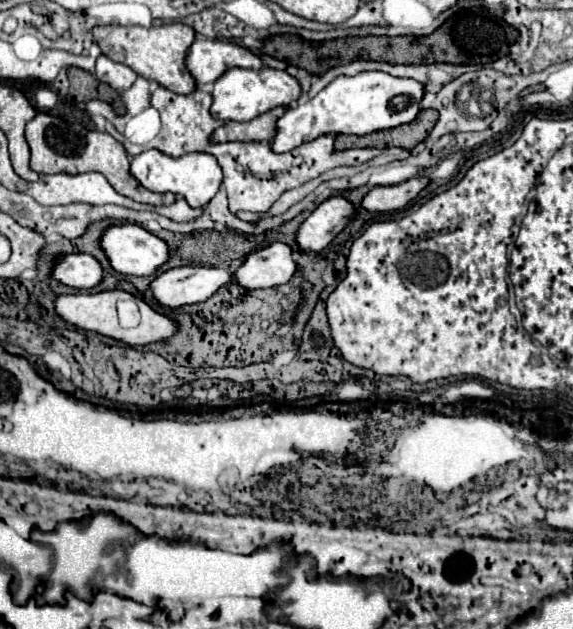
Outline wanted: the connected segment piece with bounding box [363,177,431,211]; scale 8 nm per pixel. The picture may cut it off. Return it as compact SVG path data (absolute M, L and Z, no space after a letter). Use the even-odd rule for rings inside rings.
M415 177L409 181L403 181L399 185L389 187L373 187L365 199L363 207L369 211L397 211L403 209L411 199L415 199L427 185L431 183L431 177Z

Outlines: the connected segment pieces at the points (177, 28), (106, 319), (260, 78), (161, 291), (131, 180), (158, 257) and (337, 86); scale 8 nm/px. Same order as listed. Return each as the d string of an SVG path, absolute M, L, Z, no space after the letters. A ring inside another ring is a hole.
M169 23L159 27L97 25L93 27L93 37L101 47L103 55L131 67L137 75L143 75L149 81L157 81L159 85L183 95L195 89L195 79L185 67L187 49L195 41L195 31L189 25L183 25L183 23Z
M103 291L103 293L75 293L59 295L55 299L55 311L67 323L101 333L105 337L123 341L127 345L147 345L155 341L165 341L177 331L177 323L163 313L151 309L145 301L133 297L127 291Z
M233 67L225 71L213 85L213 105L211 105L211 115L221 121L251 121L257 115L279 107L279 105L289 105L301 95L301 87L295 77L291 77L287 71L279 71L273 67L265 67L259 71L253 69L239 69Z
M189 265L161 273L151 281L151 293L163 307L175 309L201 303L229 283L233 283L233 273L229 269Z
M37 113L25 129L27 143L31 147L31 169L47 175L47 173L85 173L85 171L99 171L107 177L113 189L129 199L149 205L171 205L175 201L173 193L153 193L143 189L129 171L129 159L125 147L115 141L107 131L89 131L79 123L67 123L61 117L53 117L49 113Z
M131 223L107 229L107 233L101 237L101 249L105 251L111 267L125 275L153 275L161 265L169 261L169 251L171 251L165 239L149 233L141 225L131 225Z
M363 71L353 77L335 77L325 89L321 89L305 105L289 107L277 121L277 135L273 139L273 151L283 153L313 141L325 133L367 135L373 131L393 129L403 123L411 123L419 113L425 85L409 77L393 77L383 71Z

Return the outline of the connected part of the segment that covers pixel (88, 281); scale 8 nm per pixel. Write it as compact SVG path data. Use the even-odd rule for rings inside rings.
M77 253L77 255L61 257L53 271L53 277L63 285L75 289L93 289L103 281L105 269L95 257Z

